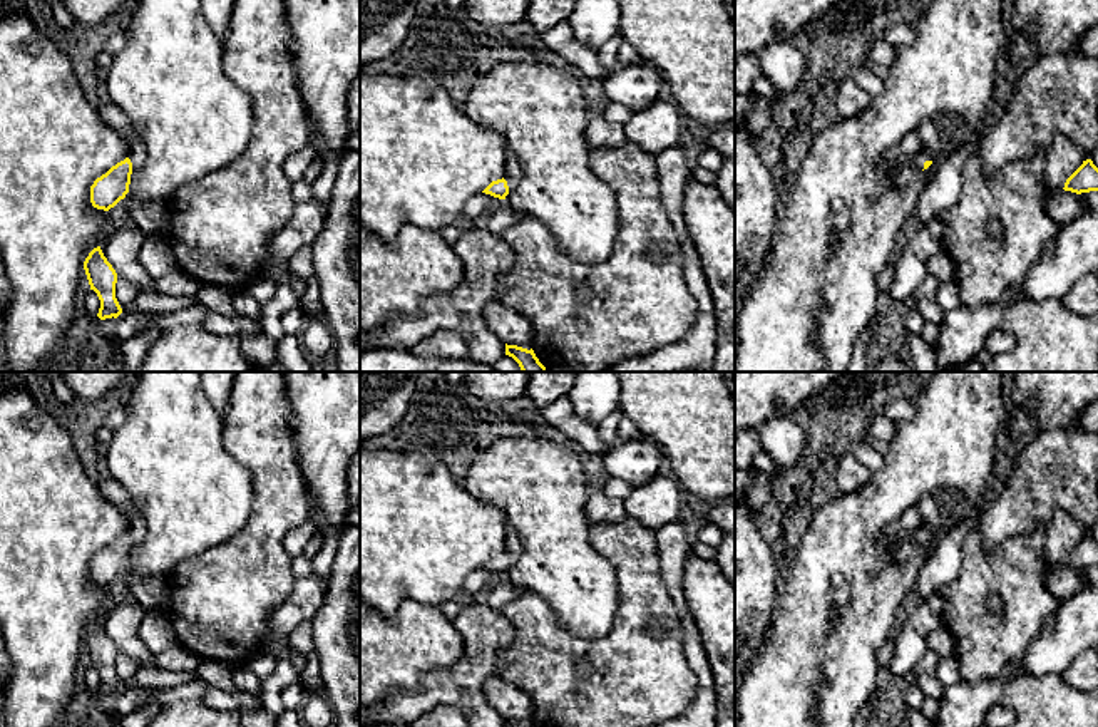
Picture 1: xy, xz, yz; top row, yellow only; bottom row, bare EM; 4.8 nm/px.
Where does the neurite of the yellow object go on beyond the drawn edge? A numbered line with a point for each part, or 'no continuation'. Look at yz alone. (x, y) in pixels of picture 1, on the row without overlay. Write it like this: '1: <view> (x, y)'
1: yz (908, 533)

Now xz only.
1: xz (513, 545)

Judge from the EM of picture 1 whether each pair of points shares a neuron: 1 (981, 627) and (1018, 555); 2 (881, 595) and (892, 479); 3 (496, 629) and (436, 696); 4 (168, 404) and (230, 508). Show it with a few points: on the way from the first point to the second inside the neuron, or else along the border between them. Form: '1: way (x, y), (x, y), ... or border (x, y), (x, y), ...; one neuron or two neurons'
1: way (979, 608), (979, 593), (1000, 573); one neuron
2: way (861, 567), (861, 520), (872, 508); one neuron
3: way (482, 645), (482, 652), (452, 682); one neuron
4: way (171, 429), (171, 449), (205, 483); one neuron

